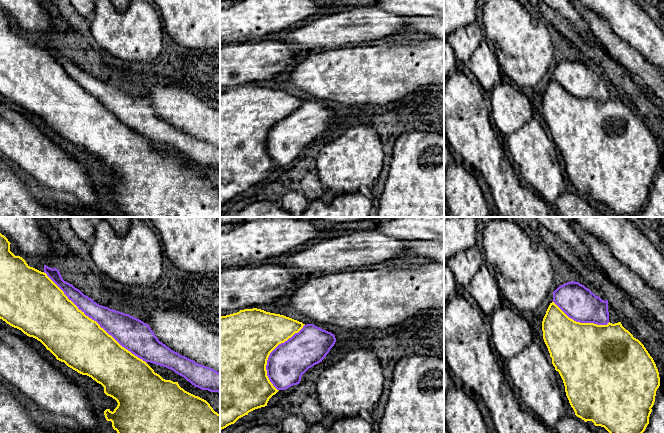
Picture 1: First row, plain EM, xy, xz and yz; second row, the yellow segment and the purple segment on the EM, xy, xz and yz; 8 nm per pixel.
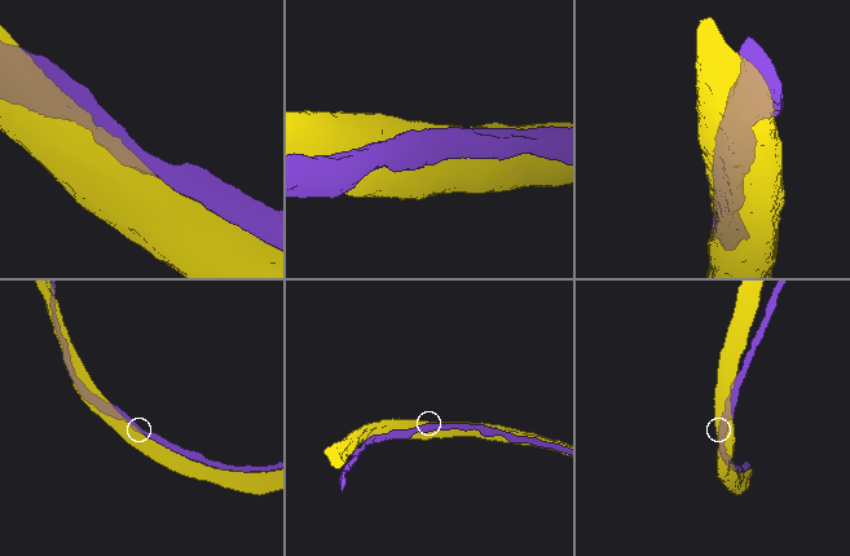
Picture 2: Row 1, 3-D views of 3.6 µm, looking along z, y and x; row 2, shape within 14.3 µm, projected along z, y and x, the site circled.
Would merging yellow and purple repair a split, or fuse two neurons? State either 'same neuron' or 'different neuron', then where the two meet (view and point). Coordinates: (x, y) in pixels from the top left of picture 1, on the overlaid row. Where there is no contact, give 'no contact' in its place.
different neuron; meets yellow in xy at (93, 320)

